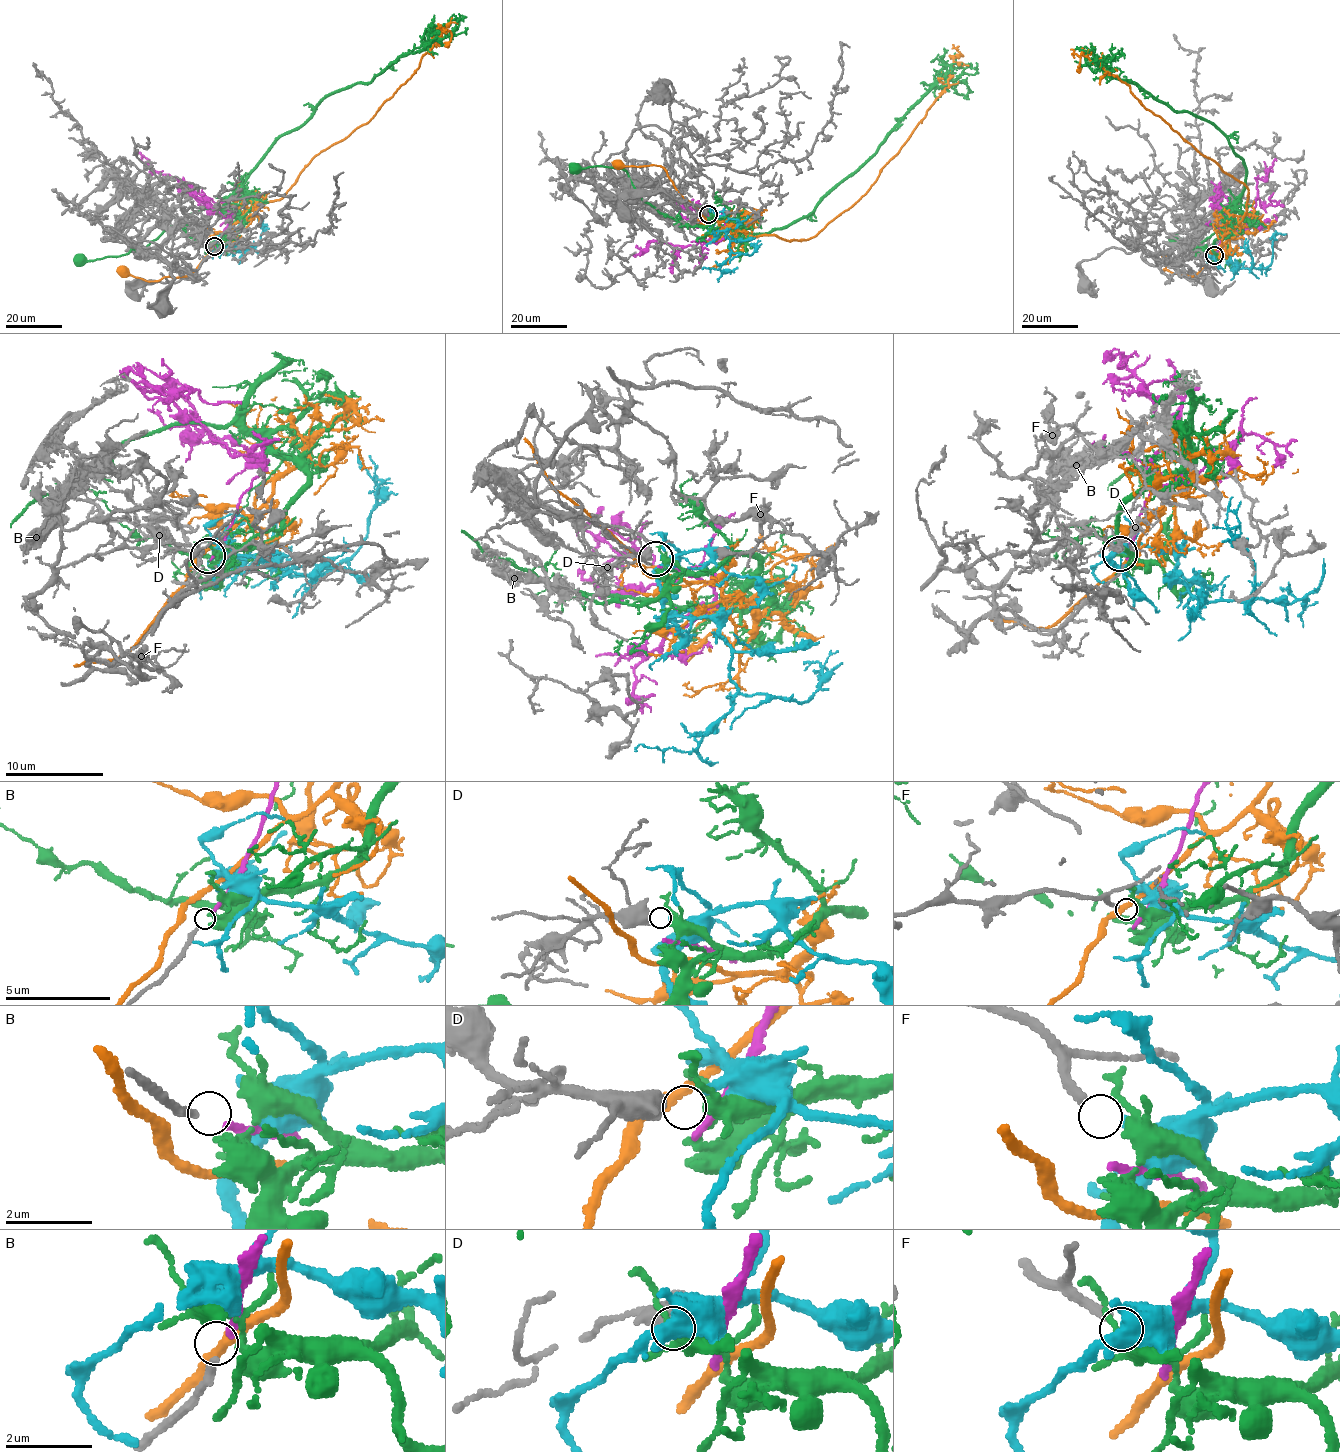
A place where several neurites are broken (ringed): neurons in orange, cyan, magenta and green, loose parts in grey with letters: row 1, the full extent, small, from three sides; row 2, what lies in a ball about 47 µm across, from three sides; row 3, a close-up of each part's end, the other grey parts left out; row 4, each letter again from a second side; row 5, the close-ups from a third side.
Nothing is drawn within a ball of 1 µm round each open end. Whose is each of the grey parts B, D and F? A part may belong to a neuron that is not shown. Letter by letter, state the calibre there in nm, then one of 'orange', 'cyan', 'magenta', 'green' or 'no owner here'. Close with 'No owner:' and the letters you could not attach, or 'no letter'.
B: 190 nm thick; magenta
D: 550 nm thick; green
F: 200 nm thick; cyan
No owner: no letter

